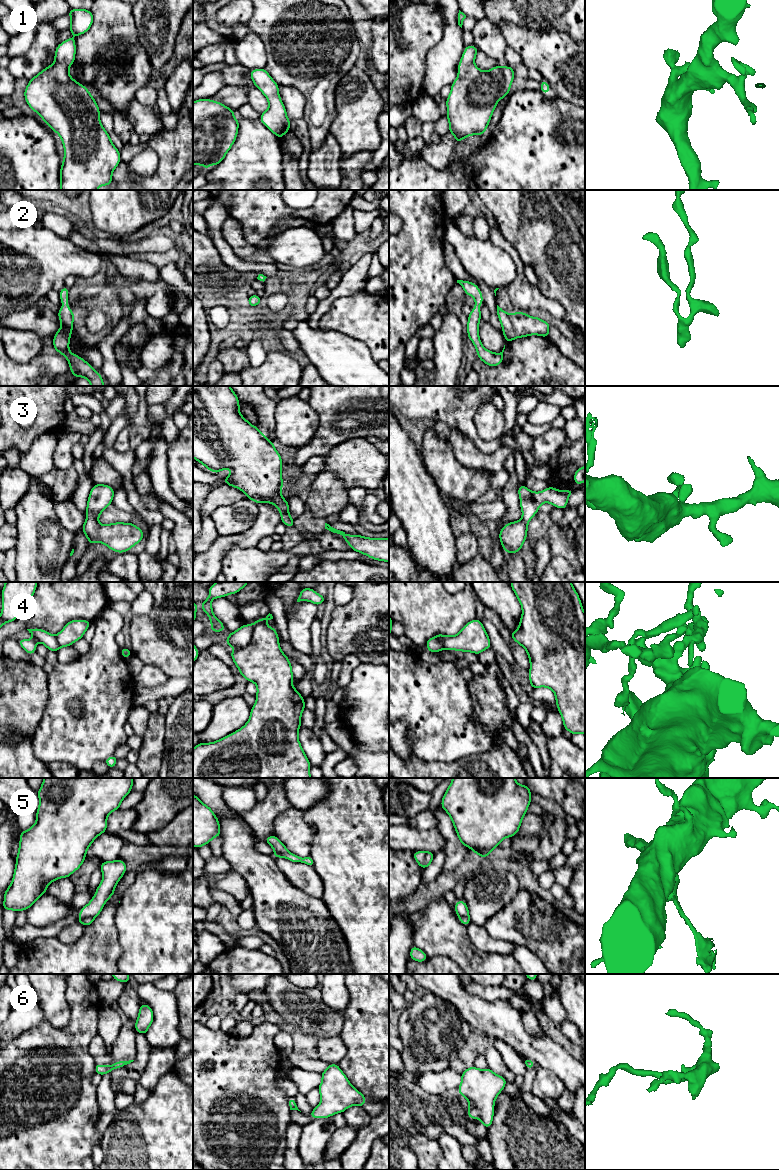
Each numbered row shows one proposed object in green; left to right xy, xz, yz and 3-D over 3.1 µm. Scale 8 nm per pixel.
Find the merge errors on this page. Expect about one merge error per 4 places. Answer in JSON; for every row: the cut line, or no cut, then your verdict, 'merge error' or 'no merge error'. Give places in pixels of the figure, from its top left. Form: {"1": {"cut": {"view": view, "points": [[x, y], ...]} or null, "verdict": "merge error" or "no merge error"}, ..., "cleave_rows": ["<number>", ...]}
{"1": {"cut": null, "verdict": "no merge error"}, "2": {"cut": null, "verdict": "no merge error"}, "3": {"cut": null, "verdict": "no merge error"}, "4": {"cut": null, "verdict": "no merge error"}, "5": {"cut": null, "verdict": "no merge error"}, "6": {"cut": null, "verdict": "no merge error"}, "cleave_rows": []}

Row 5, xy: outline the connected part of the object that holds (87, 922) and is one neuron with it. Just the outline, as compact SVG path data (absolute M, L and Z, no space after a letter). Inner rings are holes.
M122 860L106 861L100 864L103 879L91 901L80 909L78 922L90 926L100 914L107 900L115 893L115 886L126 872L126 863Z

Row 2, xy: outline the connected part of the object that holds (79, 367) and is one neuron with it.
M64 286L59 294L63 307L57 312L61 328L53 338L54 350L67 358L67 362L70 364L70 372L75 378L84 377L90 382L91 386L104 386L102 376L87 361L69 351L69 342L75 316L68 307L69 289Z

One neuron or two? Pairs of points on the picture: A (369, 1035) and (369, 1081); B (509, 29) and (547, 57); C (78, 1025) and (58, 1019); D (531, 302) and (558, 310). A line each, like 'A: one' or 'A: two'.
A: one
B: one
C: two
D: one

